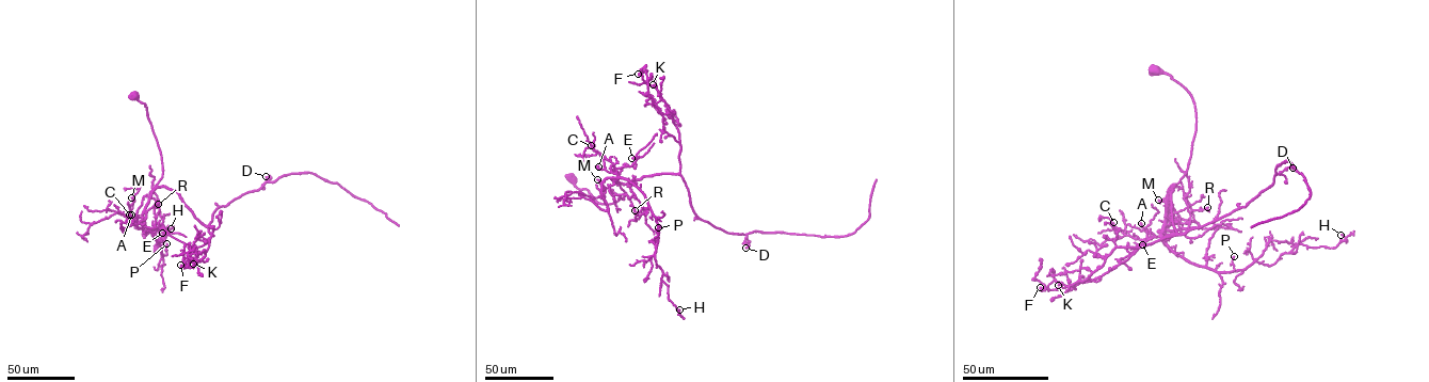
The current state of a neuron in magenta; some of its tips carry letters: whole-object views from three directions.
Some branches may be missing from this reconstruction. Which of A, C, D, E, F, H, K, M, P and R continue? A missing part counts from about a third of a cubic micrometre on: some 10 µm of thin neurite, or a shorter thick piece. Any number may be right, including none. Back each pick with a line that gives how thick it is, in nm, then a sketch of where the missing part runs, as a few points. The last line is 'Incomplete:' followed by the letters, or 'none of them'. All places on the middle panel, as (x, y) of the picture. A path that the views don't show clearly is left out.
D: Thickness 140 nm
M: Thickness 190 nm
Incomplete: D, M

